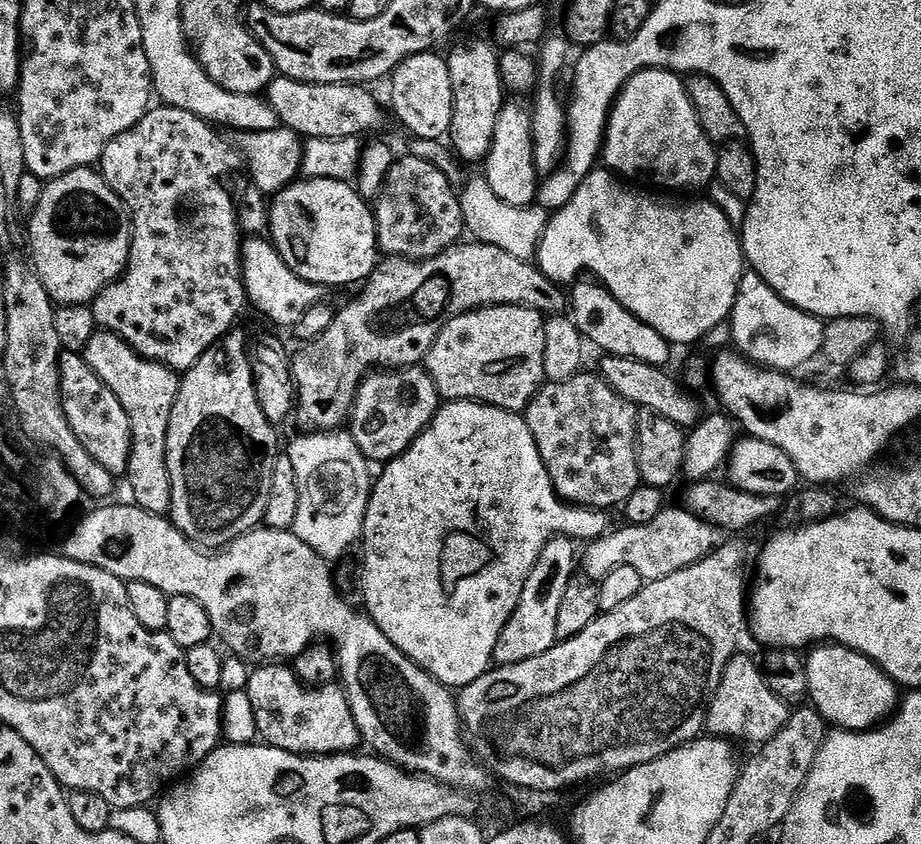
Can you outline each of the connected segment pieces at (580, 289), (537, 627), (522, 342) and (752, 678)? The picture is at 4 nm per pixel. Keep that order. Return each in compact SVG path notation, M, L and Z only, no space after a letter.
M580 282L575 285L574 292L574 312L576 308L576 328L575 331L589 345L597 344L601 348L601 353L609 356L621 356L622 358L634 358L638 362L646 362L655 368L664 368L667 360L674 352L673 345L668 343L654 326L642 322L631 312L622 306L622 302L615 300L608 292L607 288L599 283L584 284Z
M556 536L542 550L526 586L522 590L519 606L510 614L510 622L498 634L498 646L494 646L493 661L497 665L517 664L530 658L538 658L555 648L558 641L558 610L562 610L562 598L566 595L566 586L570 586L572 577L577 575L577 541L566 536Z
M496 304L493 308L475 308L449 320L441 330L422 364L445 401L475 400L507 412L523 413L528 403L535 401L546 383L546 342L549 329L544 328L545 313L537 308Z
M739 663L728 666L728 675L724 677L720 688L708 711L706 732L712 738L727 738L729 741L749 740L755 746L763 746L784 729L790 715L789 701L779 696L771 683L760 677L756 668L739 668Z

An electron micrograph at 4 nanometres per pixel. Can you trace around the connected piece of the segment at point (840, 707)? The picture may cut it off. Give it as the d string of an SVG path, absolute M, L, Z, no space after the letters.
M825 642L807 653L806 667L807 695L812 696L811 707L815 708L833 729L867 732L883 725L880 723L895 710L896 704L898 708L896 681L889 678L869 656L855 652L852 648L845 648L835 642Z

